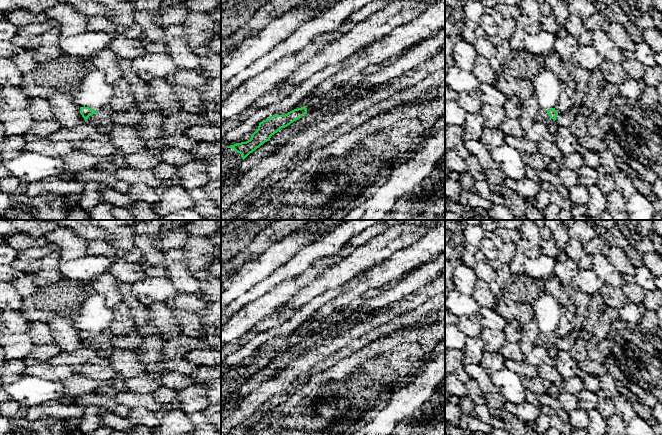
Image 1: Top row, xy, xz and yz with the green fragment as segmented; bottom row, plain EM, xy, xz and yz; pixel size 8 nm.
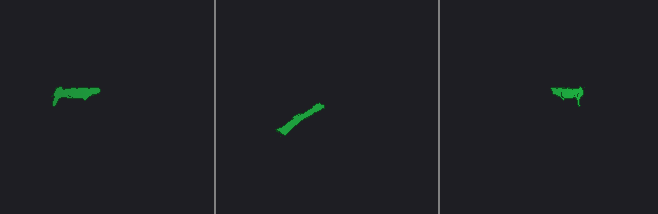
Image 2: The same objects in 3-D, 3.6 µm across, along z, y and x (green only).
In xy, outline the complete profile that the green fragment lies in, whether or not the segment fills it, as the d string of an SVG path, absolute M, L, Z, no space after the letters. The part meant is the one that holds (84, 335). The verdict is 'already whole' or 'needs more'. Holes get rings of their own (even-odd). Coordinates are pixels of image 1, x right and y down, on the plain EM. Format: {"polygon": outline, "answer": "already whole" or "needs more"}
{"polygon": "M80 331L80 338L86 347L105 357L109 356L115 349L112 346L113 337L111 335L97 335L89 331Z", "answer": "needs more"}

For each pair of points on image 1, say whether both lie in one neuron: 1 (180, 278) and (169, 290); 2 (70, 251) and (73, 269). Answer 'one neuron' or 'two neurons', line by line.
1: two neurons
2: two neurons

